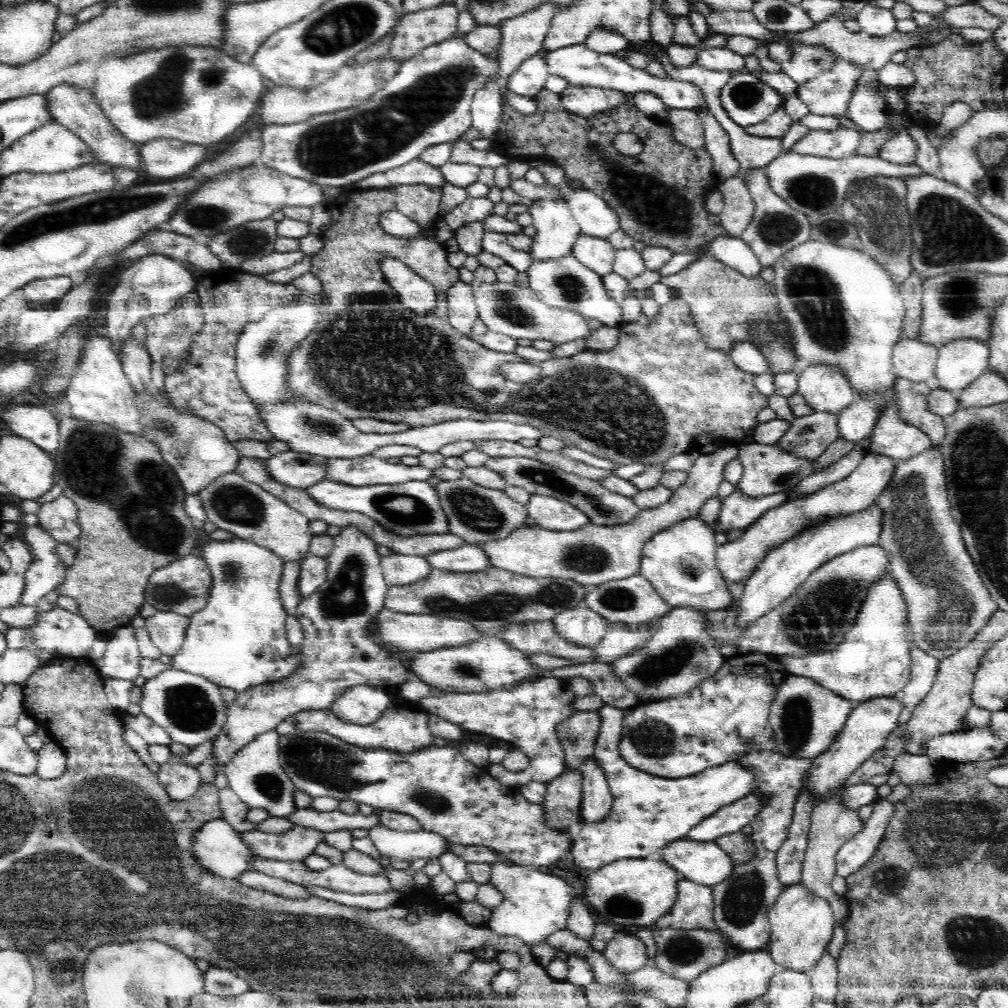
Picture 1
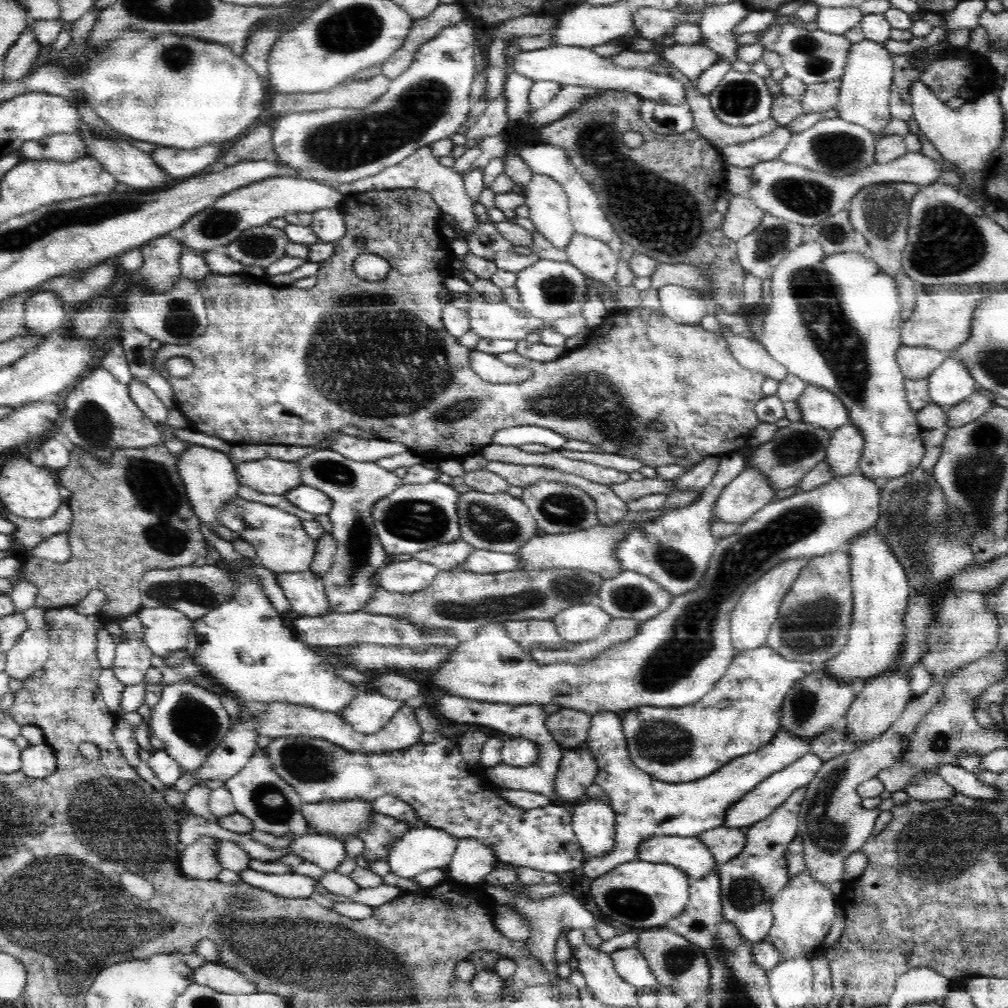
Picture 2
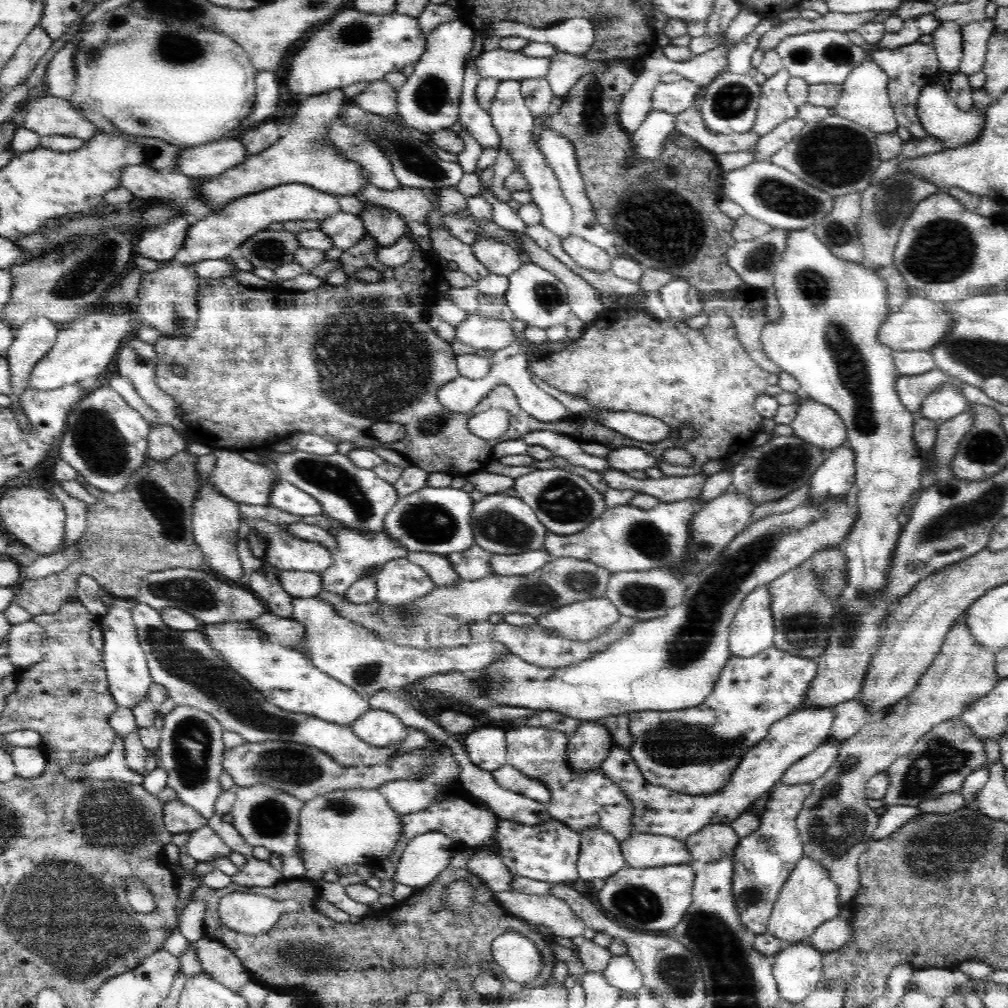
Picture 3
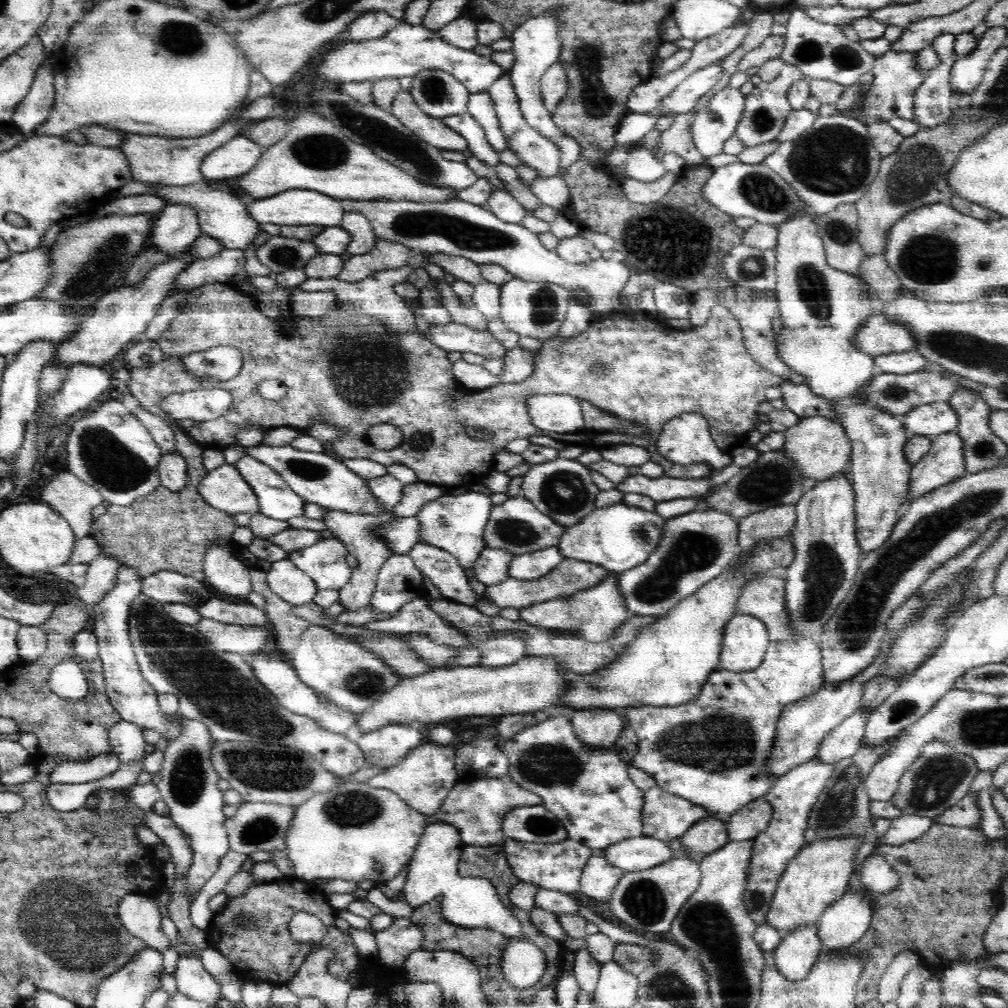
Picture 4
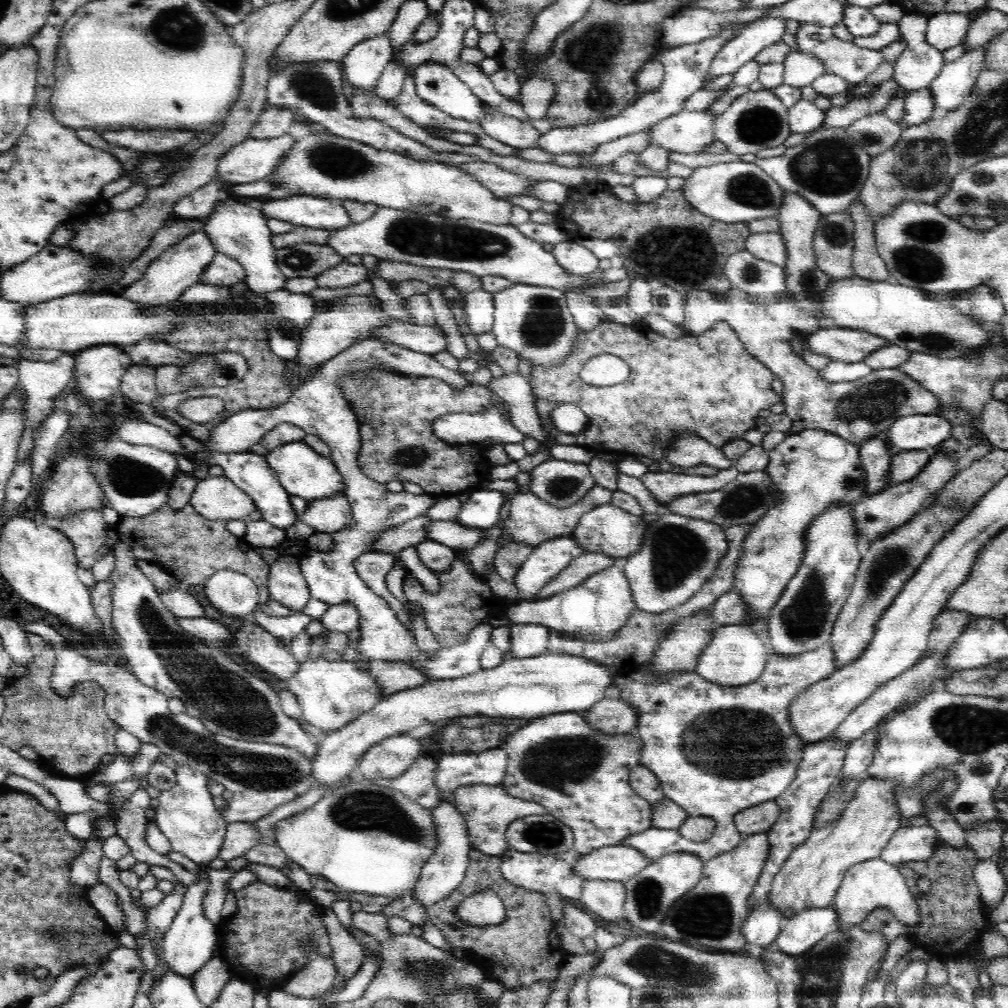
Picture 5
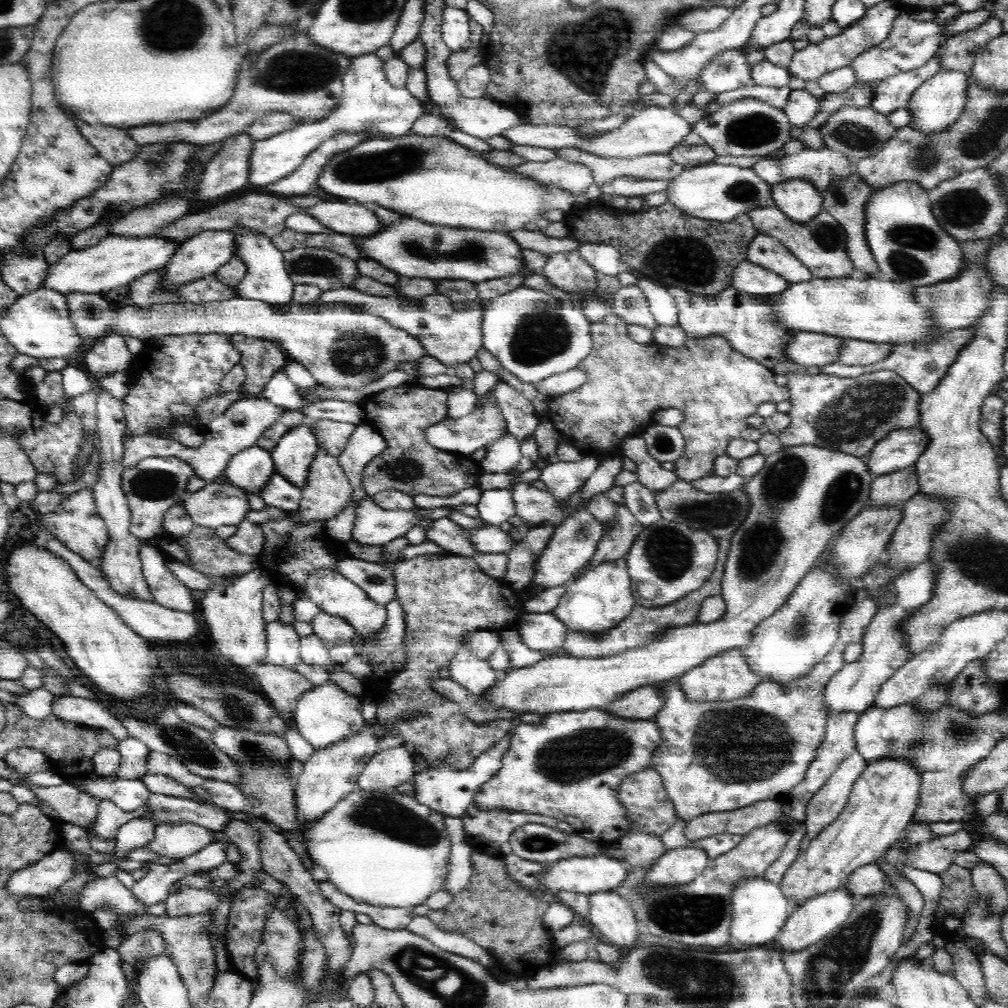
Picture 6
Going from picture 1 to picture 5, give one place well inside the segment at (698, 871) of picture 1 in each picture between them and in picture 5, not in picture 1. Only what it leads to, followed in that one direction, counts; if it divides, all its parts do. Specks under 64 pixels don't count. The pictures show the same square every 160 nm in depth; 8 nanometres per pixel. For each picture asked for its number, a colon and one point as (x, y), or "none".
2: (689, 854)
3: (640, 850)
4: (633, 854)
5: (617, 862)

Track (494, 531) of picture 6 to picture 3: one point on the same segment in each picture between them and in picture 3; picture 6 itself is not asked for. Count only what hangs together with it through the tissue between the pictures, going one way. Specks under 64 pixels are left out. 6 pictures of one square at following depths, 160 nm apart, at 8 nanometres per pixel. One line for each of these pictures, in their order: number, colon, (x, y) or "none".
3: (357, 551)
4: (401, 535)
5: (455, 535)

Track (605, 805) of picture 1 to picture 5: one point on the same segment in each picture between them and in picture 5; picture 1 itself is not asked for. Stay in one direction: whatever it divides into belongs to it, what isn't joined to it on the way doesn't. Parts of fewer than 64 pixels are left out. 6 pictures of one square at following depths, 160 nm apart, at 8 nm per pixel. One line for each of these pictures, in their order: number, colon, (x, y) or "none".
2: (594, 822)
3: (600, 857)
4: (598, 881)
5: (605, 898)

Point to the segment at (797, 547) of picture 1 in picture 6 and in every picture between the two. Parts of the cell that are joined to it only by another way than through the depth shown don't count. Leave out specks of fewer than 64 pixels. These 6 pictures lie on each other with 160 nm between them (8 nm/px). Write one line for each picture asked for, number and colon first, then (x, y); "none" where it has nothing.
2: (753, 615)
3: (752, 631)
4: (746, 638)
5: (735, 657)
6: (727, 676)

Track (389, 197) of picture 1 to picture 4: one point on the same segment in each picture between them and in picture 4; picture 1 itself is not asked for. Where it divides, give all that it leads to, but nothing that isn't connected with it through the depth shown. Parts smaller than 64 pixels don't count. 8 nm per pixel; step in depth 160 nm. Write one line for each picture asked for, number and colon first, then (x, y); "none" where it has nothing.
2: (276, 365)
3: (260, 365)
4: (350, 371)

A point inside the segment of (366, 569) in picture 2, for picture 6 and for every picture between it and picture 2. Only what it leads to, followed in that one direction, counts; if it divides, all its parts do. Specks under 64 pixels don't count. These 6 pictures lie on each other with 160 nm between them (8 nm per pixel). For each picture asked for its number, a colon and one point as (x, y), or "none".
3: (355, 496)
4: (319, 478)
5: (302, 472)
6: (293, 453)

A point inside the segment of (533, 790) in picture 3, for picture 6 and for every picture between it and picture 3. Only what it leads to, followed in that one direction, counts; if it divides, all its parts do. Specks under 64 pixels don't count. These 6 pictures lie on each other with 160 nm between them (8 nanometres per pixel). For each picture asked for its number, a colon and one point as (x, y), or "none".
4: (477, 808)
5: (487, 810)
6: (488, 831)

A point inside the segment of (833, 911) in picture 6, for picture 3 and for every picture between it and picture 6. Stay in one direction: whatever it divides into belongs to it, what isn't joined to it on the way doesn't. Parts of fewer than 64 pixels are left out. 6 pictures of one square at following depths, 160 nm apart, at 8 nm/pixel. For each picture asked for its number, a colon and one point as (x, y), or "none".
3: (797, 968)
4: (794, 956)
5: (801, 932)

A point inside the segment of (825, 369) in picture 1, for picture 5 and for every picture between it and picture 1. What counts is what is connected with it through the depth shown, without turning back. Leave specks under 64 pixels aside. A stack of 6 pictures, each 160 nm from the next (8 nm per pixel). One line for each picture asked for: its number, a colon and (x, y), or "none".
2: (820, 408)
3: (816, 424)
4: (819, 448)
5: (812, 470)

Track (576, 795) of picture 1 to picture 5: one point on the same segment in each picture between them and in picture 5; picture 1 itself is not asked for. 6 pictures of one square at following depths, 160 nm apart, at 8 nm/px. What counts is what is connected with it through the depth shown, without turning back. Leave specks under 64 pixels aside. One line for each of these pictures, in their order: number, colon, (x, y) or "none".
2: (577, 770)
3: (588, 746)
4: (598, 727)
5: (615, 716)

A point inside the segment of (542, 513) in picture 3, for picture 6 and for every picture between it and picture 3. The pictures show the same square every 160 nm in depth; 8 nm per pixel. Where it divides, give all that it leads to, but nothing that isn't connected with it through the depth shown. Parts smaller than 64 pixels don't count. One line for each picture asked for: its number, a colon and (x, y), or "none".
4: (563, 489)
5: (561, 483)
6: (562, 478)

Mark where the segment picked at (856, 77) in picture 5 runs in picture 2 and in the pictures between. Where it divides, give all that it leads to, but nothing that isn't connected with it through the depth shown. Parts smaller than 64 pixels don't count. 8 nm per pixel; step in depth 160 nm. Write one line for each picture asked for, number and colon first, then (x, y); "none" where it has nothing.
2: (813, 56)
3: (827, 56)
4: (820, 50)

